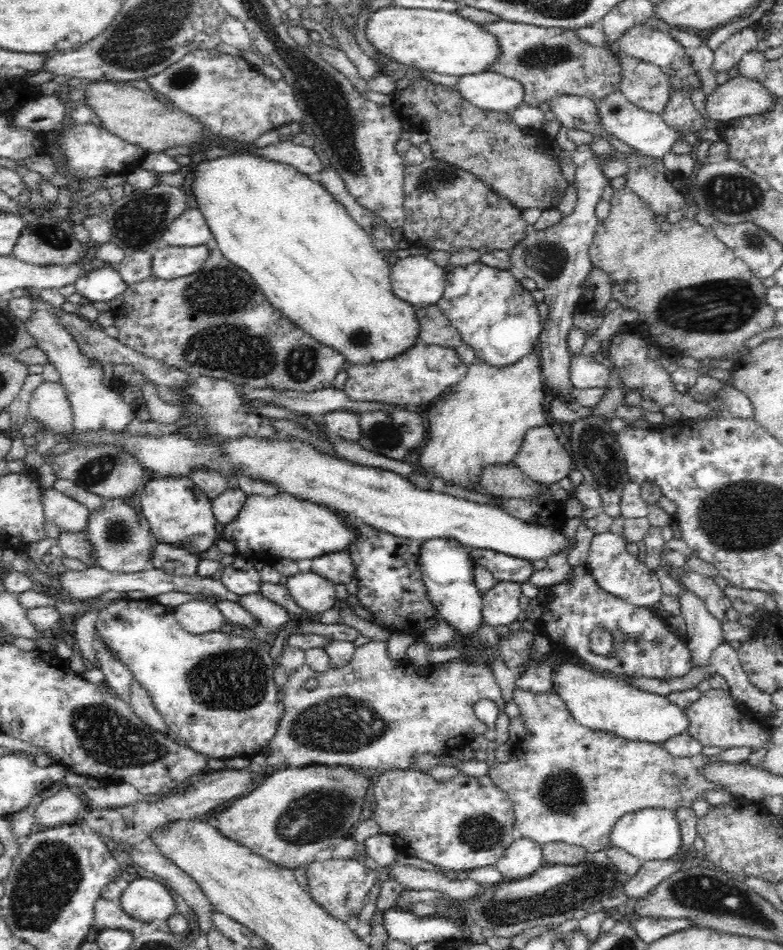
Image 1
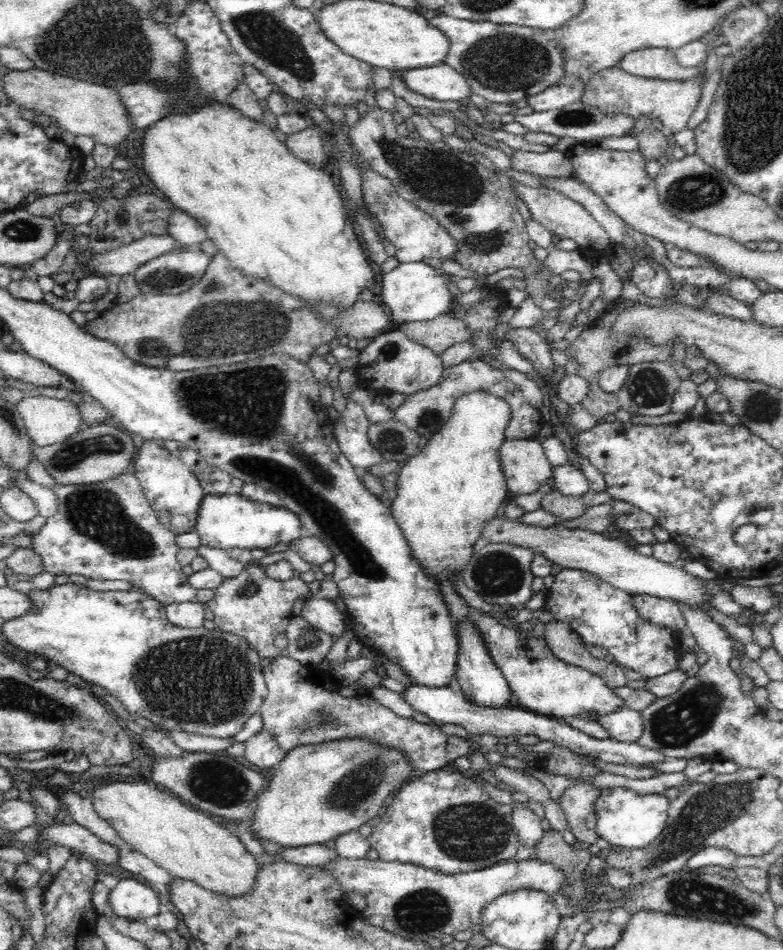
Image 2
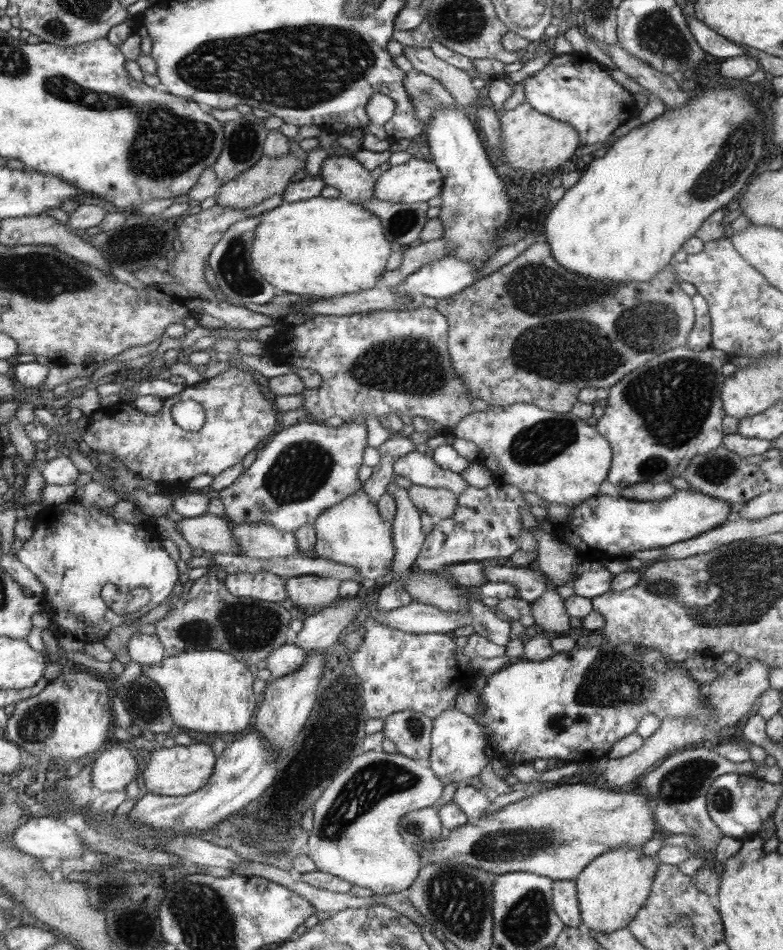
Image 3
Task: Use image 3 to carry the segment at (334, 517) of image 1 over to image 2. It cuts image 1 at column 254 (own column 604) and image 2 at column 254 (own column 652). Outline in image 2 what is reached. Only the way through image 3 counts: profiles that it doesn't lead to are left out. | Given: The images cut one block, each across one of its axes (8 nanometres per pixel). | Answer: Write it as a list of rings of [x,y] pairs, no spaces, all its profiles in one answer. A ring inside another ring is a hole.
[[[229,492],[220,496],[204,496],[196,520],[195,532],[200,536],[201,544],[210,548],[228,550],[228,548],[270,548],[276,542],[290,542],[296,538],[298,516],[285,507],[276,507],[250,501],[240,493]]]

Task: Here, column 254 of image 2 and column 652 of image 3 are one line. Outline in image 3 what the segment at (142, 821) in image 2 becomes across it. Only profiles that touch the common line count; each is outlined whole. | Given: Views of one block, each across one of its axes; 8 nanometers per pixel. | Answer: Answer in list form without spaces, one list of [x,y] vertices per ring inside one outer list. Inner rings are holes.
[[[643,845],[615,848],[613,851],[605,852],[604,855],[594,859],[575,880],[577,888],[577,899],[581,914],[581,922],[589,930],[595,932],[614,932],[627,926],[637,918],[637,914],[645,906],[650,891],[653,888],[653,880],[656,879],[657,868],[660,866],[656,856],[646,857],[642,853]]]

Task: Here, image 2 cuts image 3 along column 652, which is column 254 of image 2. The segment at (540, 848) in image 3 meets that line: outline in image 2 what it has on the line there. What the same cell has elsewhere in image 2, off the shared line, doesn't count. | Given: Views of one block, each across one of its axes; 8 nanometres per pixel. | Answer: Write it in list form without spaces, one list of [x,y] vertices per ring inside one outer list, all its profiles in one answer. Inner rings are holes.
[[[340,740],[339,742],[324,743],[318,746],[296,747],[294,750],[288,751],[287,755],[282,759],[282,762],[279,762],[278,766],[275,767],[275,772],[268,775],[268,785],[265,787],[264,791],[256,796],[252,832],[254,832],[254,836],[256,836],[258,840],[272,840],[272,842],[276,842],[276,844],[280,844],[280,846],[290,846],[290,848],[330,842],[330,840],[334,840],[337,836],[357,830],[371,818],[379,816],[380,808],[384,806],[384,803],[390,798],[392,792],[394,792],[396,788],[400,788],[400,784],[404,784],[408,779],[413,778],[415,773],[416,772],[412,770],[411,764],[407,762],[407,758],[401,754],[400,750],[388,750],[388,747],[373,746],[373,744],[368,744],[368,741],[365,740]]]

